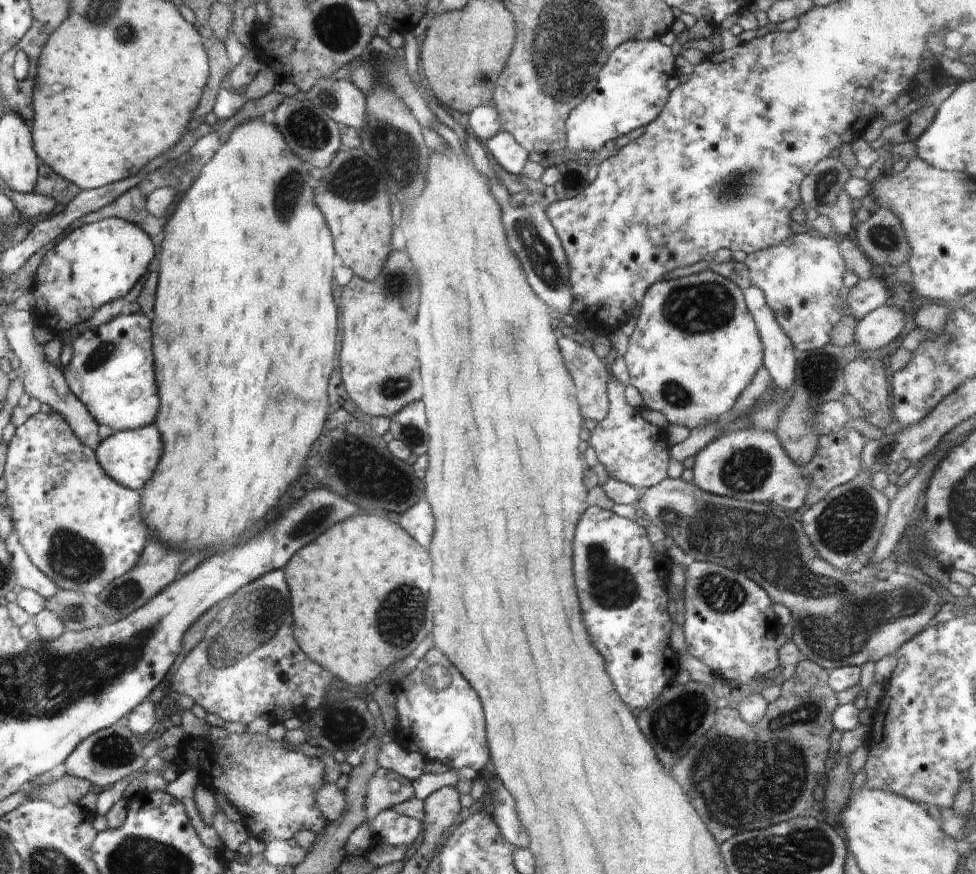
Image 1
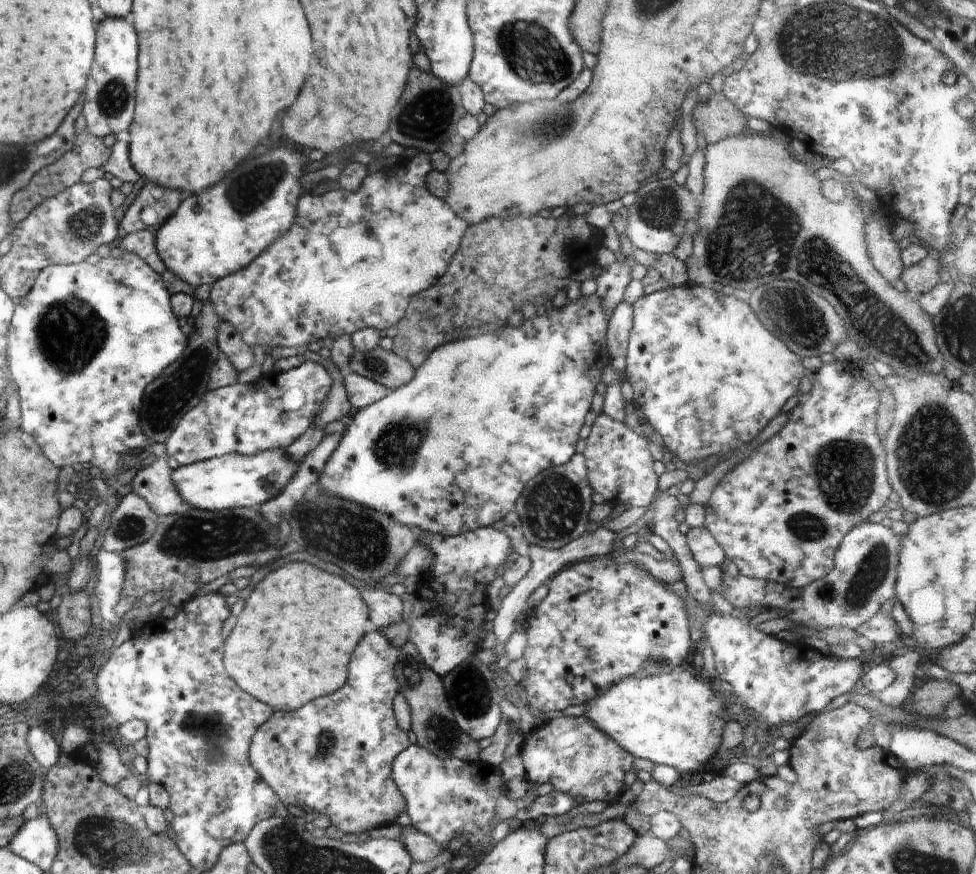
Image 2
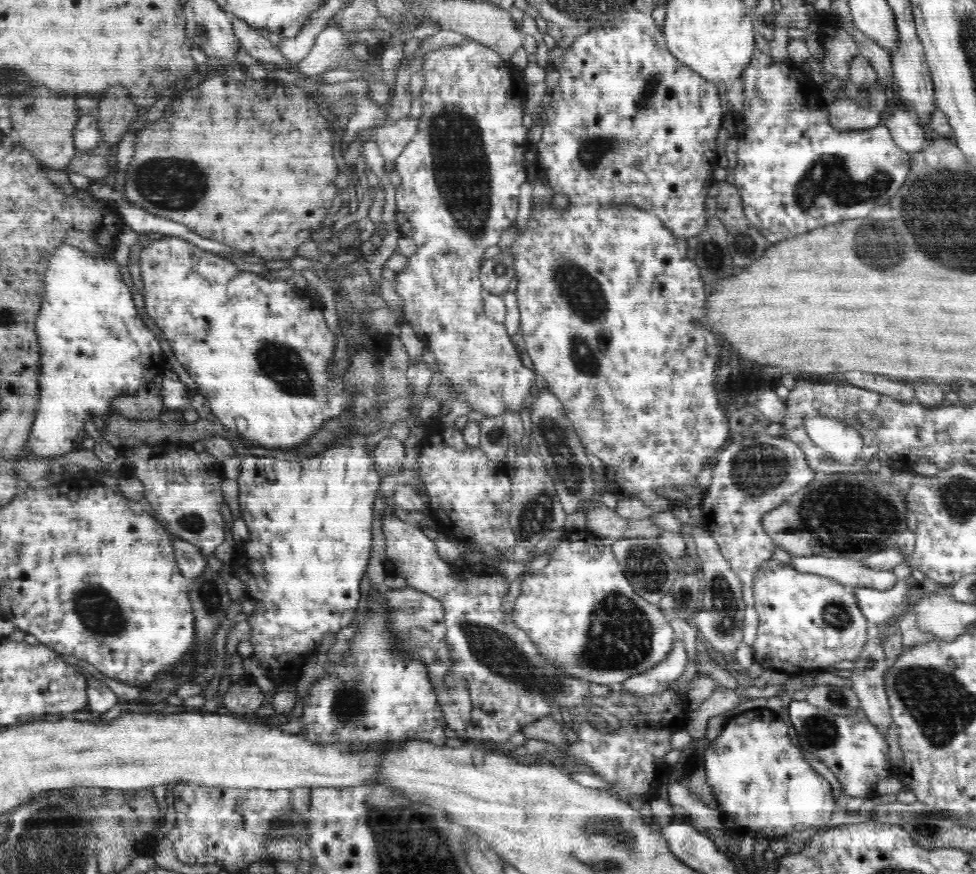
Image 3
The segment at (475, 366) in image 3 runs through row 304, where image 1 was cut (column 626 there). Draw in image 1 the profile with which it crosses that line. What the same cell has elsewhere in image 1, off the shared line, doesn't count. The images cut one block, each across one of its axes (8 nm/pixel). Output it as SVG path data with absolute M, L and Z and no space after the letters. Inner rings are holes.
M610 374L607 384L609 411L604 420L597 422L588 442L604 466L607 480L619 480L641 491L668 478L670 444L664 429L644 420L641 408L628 405L624 390L625 386Z

